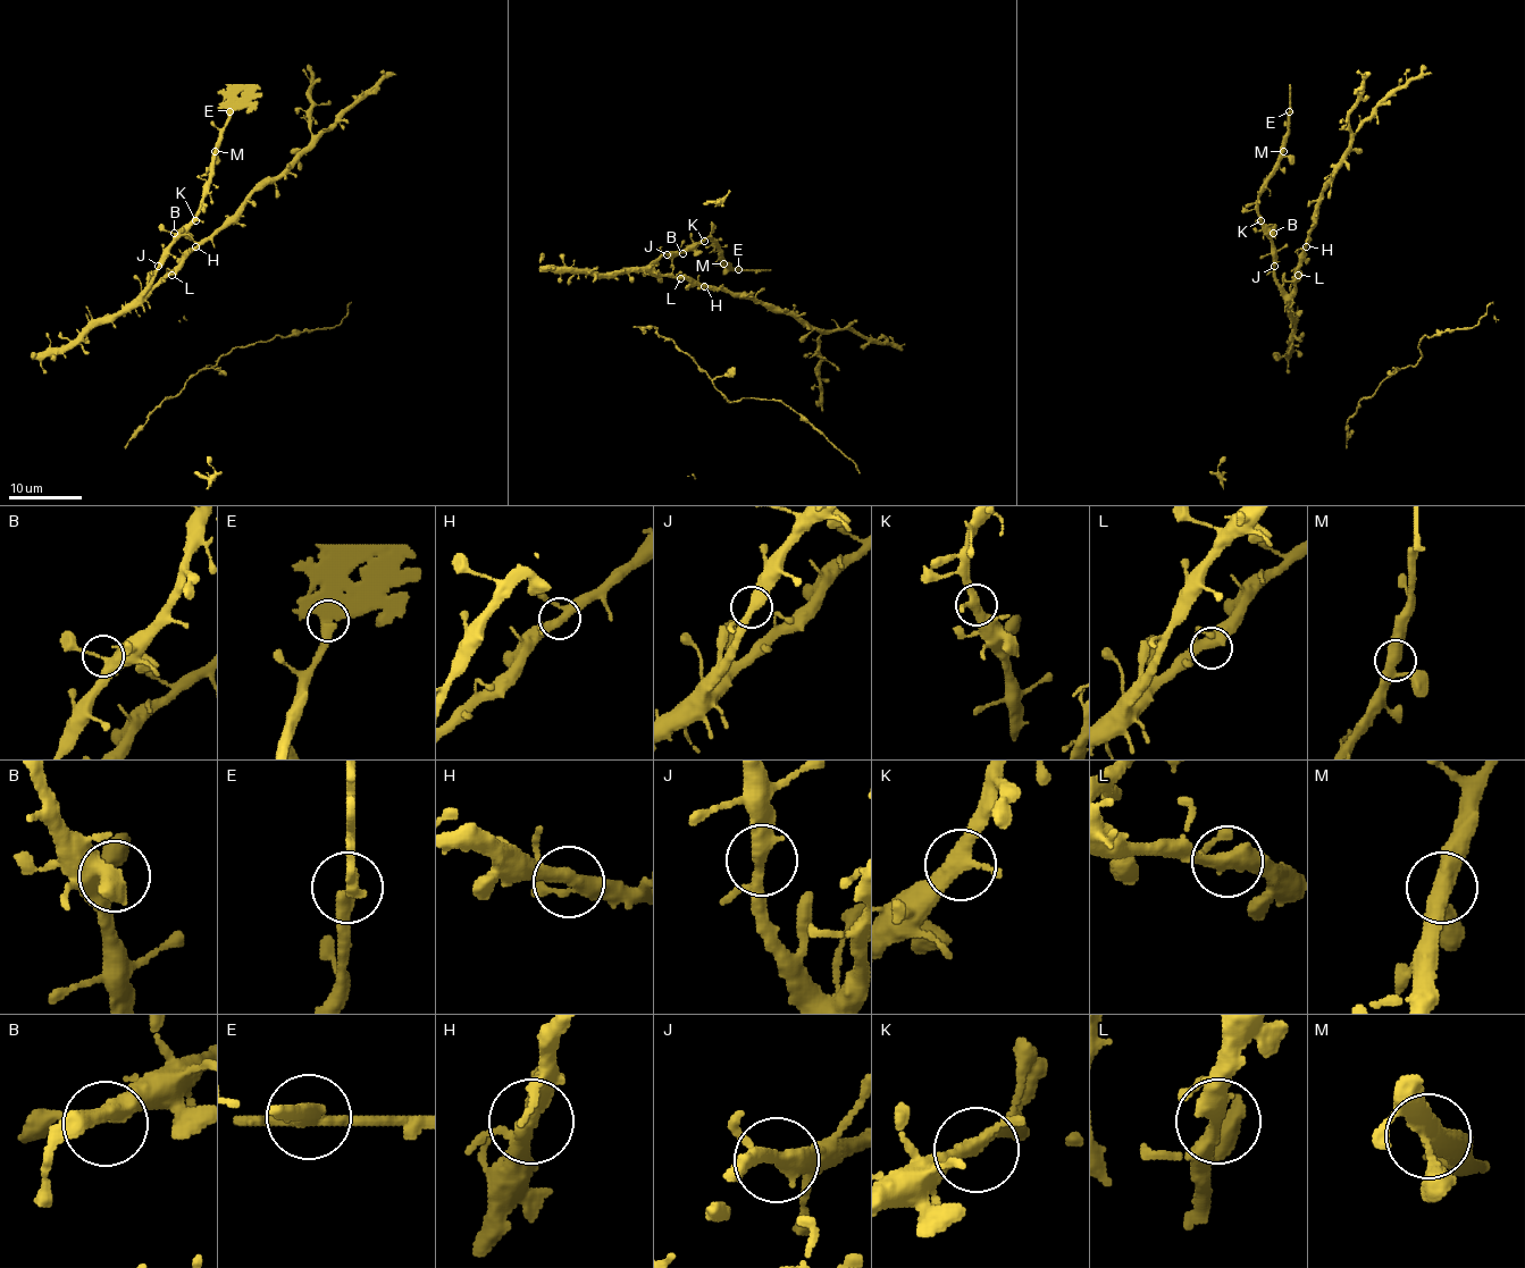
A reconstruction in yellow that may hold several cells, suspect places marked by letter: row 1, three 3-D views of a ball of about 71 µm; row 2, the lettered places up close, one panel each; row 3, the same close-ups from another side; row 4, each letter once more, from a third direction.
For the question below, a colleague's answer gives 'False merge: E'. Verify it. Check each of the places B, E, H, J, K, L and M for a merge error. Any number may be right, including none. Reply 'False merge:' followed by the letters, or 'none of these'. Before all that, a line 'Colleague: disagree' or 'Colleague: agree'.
Colleague: agree
False merge: E

